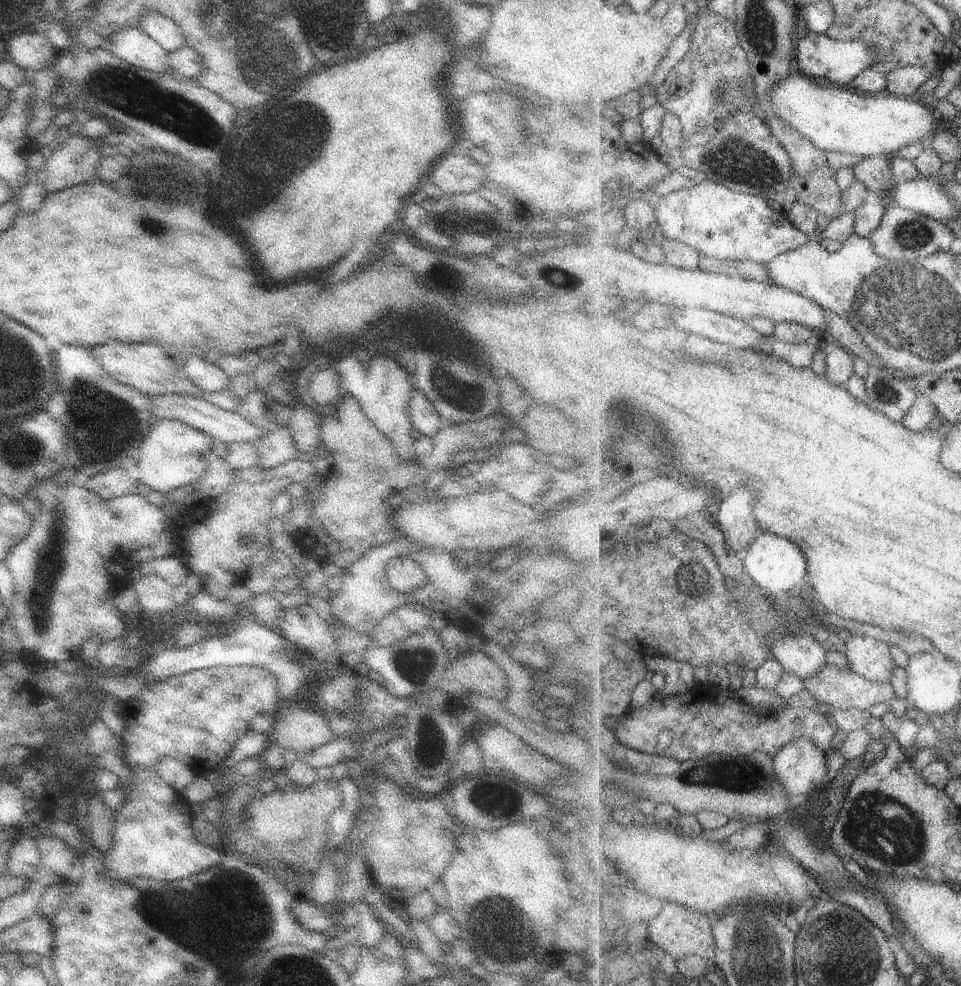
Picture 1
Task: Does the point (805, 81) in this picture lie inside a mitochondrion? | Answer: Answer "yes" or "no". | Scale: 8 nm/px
no

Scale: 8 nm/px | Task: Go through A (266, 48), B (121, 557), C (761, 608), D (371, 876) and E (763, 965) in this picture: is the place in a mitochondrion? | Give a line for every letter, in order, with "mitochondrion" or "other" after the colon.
A: mitochondrion
B: other
C: mitochondrion
D: other
E: mitochondrion

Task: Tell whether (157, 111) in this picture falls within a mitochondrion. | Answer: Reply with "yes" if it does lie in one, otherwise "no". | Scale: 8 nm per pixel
yes

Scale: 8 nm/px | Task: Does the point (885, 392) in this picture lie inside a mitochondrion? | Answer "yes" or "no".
yes

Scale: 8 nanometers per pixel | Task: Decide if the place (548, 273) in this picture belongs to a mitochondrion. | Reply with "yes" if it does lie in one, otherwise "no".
no

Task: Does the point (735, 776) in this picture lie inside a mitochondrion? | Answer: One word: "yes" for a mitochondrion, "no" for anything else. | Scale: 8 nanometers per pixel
yes

